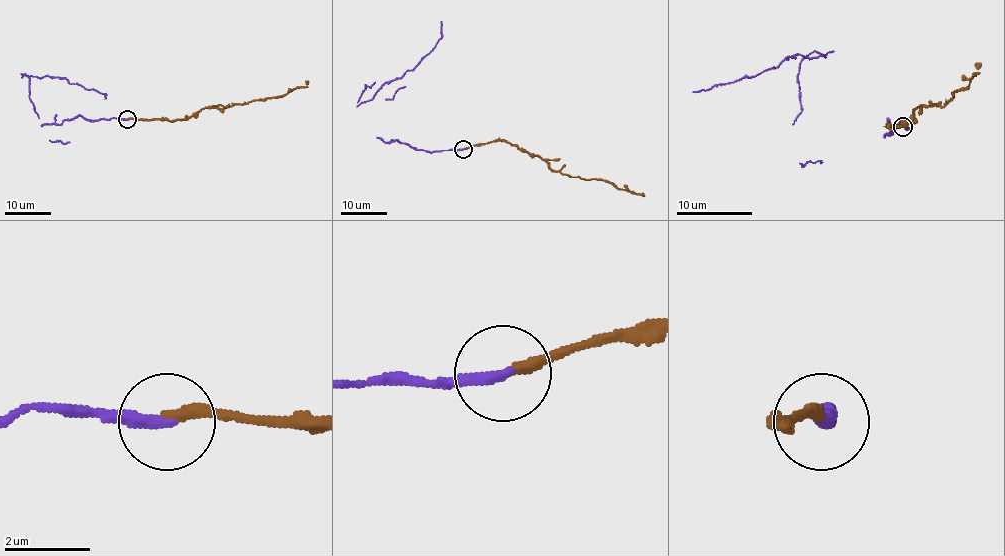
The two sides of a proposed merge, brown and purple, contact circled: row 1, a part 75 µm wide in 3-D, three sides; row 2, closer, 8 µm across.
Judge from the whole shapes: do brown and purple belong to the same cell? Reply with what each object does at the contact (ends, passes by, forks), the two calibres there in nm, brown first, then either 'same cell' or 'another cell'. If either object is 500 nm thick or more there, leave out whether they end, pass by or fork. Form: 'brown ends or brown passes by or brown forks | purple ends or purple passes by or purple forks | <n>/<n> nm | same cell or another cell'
brown ends | purple ends | 280/300 nm | another cell

